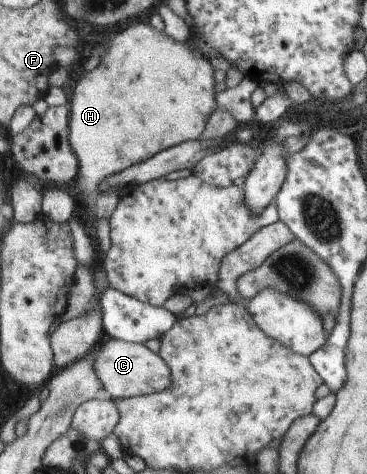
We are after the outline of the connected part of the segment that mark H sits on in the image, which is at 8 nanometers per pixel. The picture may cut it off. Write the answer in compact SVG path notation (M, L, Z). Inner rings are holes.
M150 21L147 23L139 22L126 27L124 30L116 33L115 36L109 38L105 51L101 56L101 60L97 67L91 72L85 72L74 85L73 97L71 97L70 107L70 123L69 123L69 139L72 148L75 150L79 160L79 175L75 180L78 187L85 188L85 193L81 191L81 198L83 199L80 205L83 208L84 220L88 222L97 221L96 208L101 194L101 183L105 183L105 179L111 175L117 175L125 169L131 169L134 165L147 162L149 159L155 157L165 150L188 143L189 141L198 141L205 133L209 119L212 118L217 111L217 91L215 91L215 69L209 62L209 57L203 57L201 53L197 53L190 42L174 41L165 35L164 31L159 31L151 25Z

